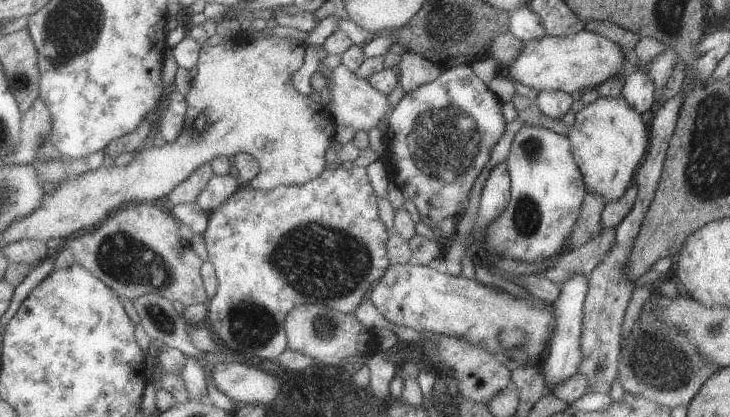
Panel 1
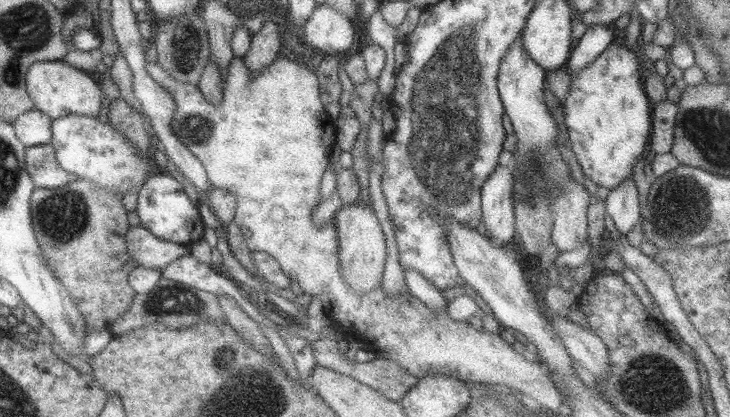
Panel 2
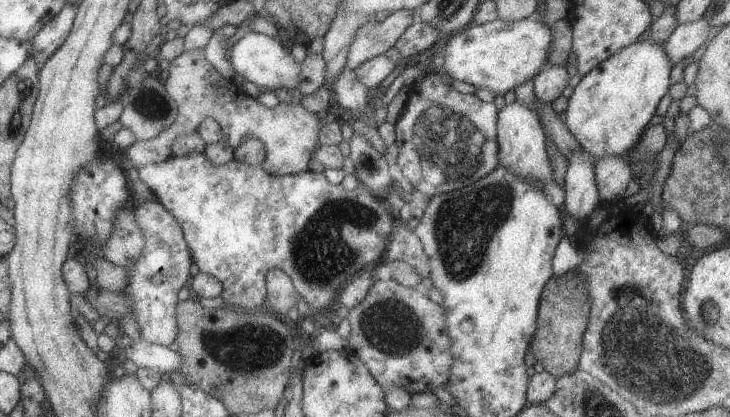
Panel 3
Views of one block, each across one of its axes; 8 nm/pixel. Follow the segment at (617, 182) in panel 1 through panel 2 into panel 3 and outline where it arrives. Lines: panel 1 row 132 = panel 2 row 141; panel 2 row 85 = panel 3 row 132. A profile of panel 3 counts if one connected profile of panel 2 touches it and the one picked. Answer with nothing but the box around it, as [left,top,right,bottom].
[564,38,672,160]

